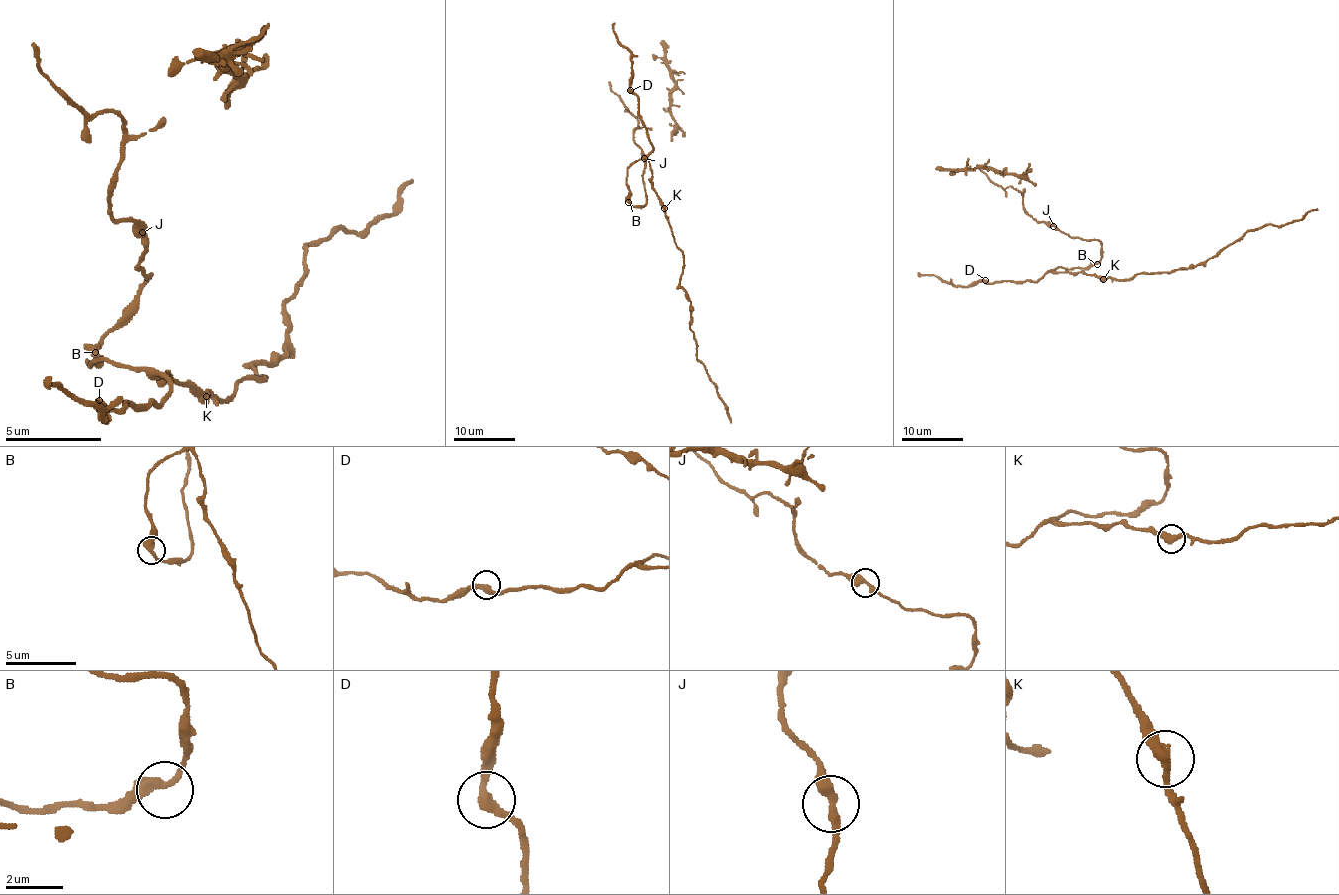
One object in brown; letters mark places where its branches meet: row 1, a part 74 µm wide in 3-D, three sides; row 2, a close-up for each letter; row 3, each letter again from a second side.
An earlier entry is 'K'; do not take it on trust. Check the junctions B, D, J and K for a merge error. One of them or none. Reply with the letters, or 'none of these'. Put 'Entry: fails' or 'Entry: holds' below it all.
none of these
Entry: fails

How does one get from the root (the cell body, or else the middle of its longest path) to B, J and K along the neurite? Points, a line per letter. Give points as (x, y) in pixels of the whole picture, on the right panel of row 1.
B: (1053, 270), (1097, 264)
J: (1053, 270), (1058, 267), (1089, 267), (1101, 257), (1101, 244), (1097, 240), (1069, 236), (1053, 226)
K: (1053, 270), (1084, 272), (1103, 278)

